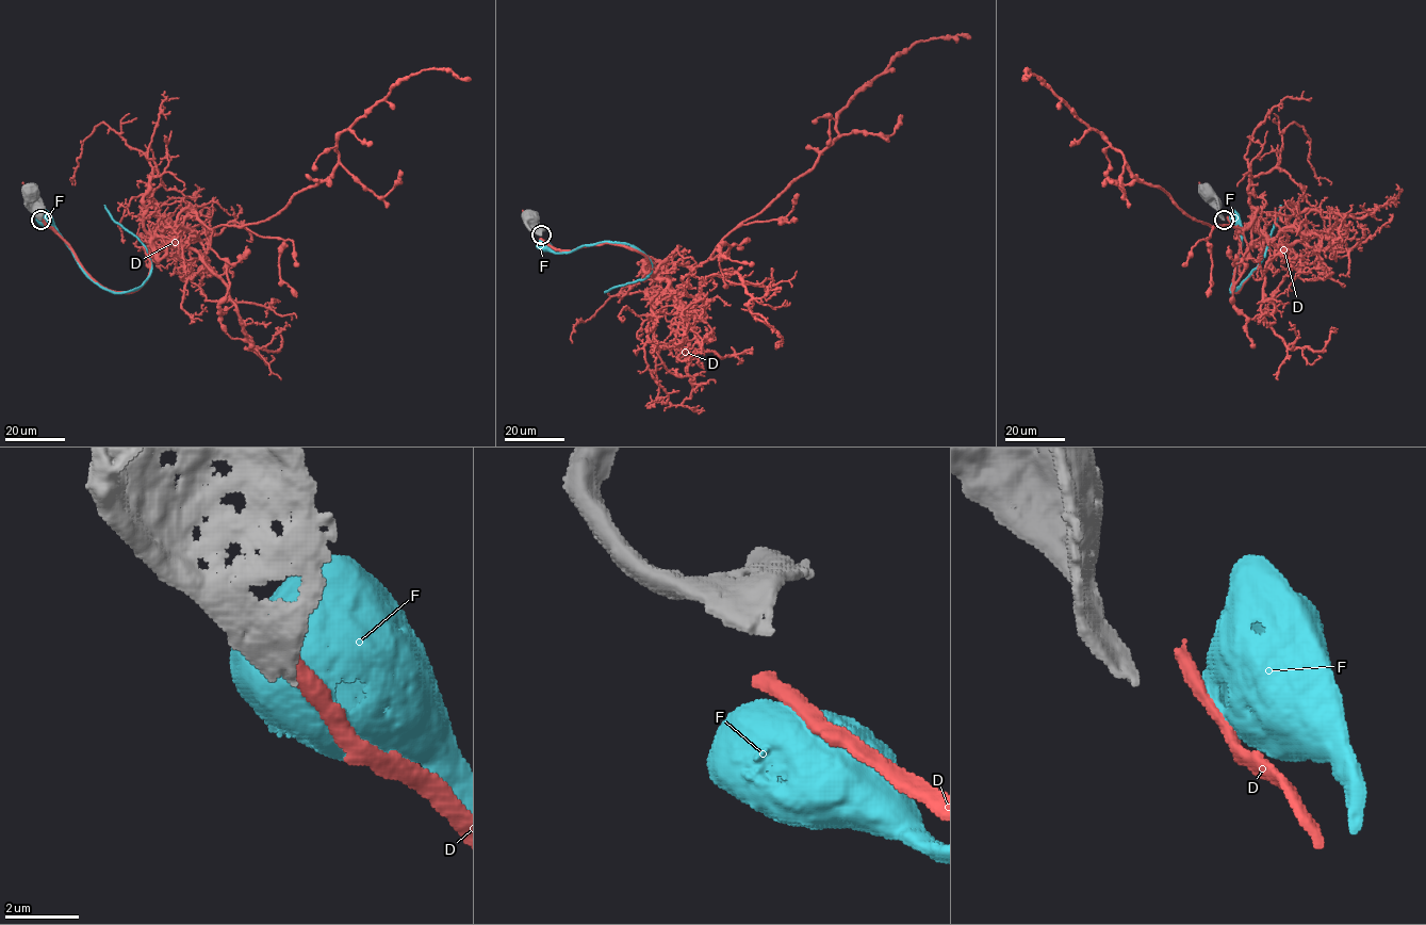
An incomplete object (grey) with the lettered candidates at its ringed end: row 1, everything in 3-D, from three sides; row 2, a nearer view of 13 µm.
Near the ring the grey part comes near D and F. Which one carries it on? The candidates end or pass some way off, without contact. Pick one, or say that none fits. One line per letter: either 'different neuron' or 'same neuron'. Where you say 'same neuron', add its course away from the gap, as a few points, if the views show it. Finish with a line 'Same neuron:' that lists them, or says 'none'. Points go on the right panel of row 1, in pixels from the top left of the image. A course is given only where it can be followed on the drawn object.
D: different neuron
F: different neuron
Same neuron: none

